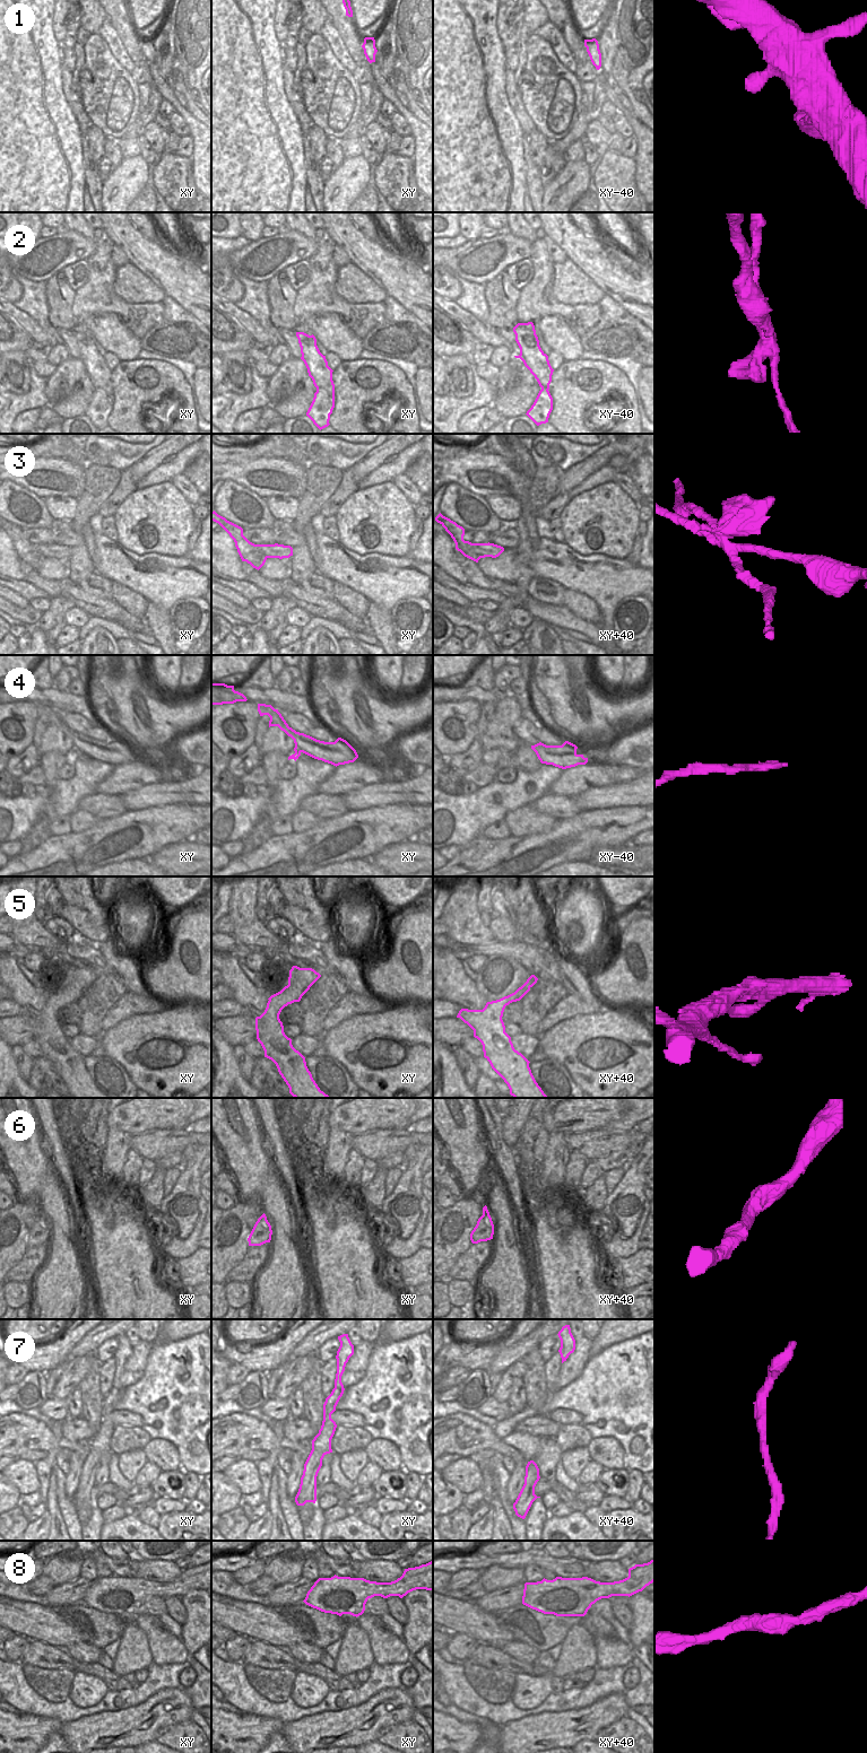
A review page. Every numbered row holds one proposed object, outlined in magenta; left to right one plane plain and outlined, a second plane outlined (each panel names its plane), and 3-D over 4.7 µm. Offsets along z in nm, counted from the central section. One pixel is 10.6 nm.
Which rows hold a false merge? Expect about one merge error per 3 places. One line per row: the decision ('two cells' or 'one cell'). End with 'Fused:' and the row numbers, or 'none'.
1: one cell
2: two cells
3: two cells
4: one cell
5: one cell
6: one cell
7: one cell
8: one cell
Fused: 2, 3

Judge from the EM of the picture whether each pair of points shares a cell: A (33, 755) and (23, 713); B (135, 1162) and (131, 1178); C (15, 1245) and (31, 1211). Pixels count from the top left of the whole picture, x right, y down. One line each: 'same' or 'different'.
A: different
B: same
C: same

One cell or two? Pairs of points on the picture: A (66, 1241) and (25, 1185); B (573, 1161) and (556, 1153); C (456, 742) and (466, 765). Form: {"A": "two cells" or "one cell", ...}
{"A": "one cell", "B": "two cells", "C": "two cells"}

